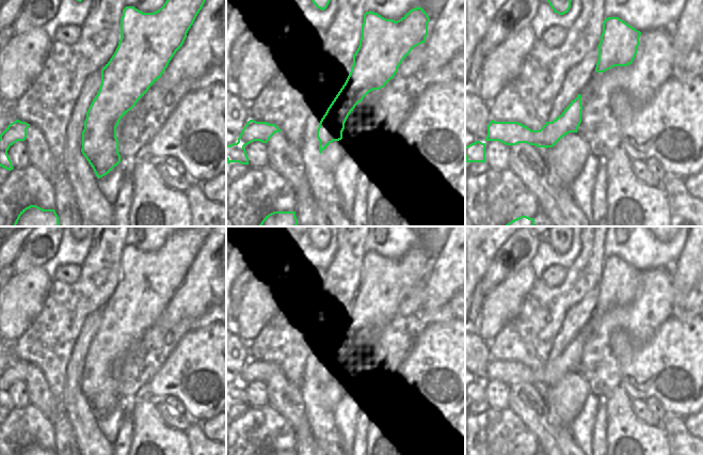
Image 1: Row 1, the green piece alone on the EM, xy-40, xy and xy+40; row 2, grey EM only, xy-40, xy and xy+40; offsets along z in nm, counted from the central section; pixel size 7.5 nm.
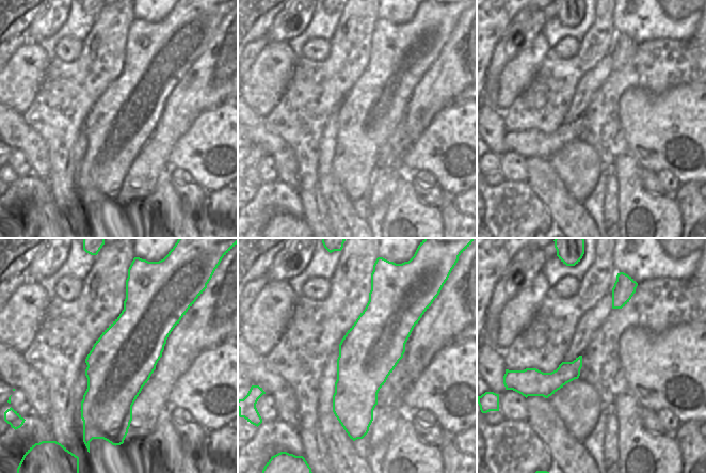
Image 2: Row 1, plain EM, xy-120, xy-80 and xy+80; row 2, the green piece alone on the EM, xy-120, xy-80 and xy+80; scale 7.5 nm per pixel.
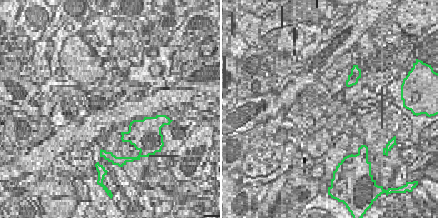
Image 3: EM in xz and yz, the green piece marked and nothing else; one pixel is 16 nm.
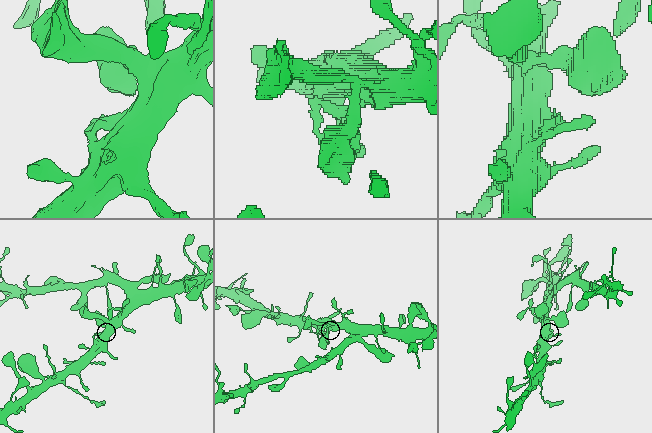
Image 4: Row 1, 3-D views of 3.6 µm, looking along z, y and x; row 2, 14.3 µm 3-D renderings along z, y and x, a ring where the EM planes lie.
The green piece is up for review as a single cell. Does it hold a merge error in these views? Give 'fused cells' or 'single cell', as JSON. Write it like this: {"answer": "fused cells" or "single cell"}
{"answer": "single cell"}

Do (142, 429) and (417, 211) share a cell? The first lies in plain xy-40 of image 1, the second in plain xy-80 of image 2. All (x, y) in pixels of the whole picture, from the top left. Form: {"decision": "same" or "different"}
{"decision": "same"}

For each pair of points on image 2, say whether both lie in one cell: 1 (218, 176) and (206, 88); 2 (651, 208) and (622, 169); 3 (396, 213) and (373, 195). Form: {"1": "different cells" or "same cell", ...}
{"1": "different cells", "2": "same cell", "3": "different cells"}

